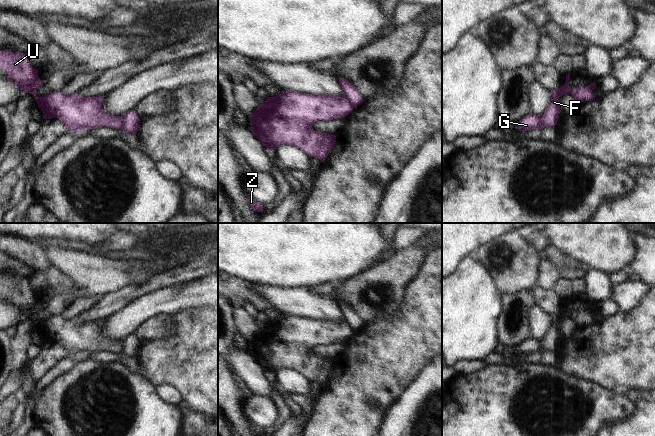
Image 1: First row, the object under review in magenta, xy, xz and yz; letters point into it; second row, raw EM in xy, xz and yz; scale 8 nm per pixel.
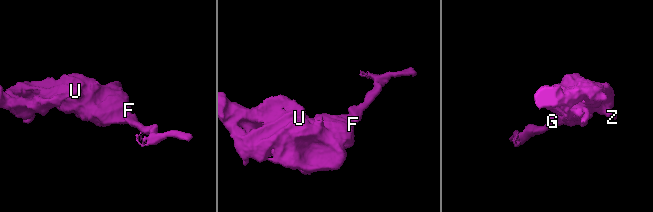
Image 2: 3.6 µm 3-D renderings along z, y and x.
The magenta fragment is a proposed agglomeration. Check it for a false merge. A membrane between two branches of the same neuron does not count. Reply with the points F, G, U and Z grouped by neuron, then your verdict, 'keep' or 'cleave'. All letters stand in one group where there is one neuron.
F U Z / G; cleave

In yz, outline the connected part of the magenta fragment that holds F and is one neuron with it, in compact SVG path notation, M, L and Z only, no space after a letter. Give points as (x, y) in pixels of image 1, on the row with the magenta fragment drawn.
M566 74L566 82L565 85L558 88L557 90L551 91L552 99L546 110L546 112L542 115L543 128L544 127L553 127L556 126L559 118L559 114L561 112L559 107L559 98L565 94L571 94L576 101L584 102L589 101L595 97L592 93L592 89L596 88L596 84L592 83L587 86L581 86L577 88L570 88L568 83L570 80L570 74Z

